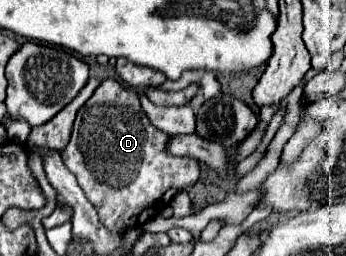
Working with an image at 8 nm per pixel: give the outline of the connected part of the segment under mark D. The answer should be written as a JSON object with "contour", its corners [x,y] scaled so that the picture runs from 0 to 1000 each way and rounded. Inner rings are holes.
{"contour":[[[303,309],[275,348],[263,387],[228,426],[217,488],[211,488],[205,551],[182,582],[182,637],[223,691],[228,730],[246,746],[251,777],[280,816],[286,863],[321,910],[367,902],[367,887],[413,887],[436,848],[454,848],[471,824],[471,809],[488,801],[512,738],[535,738],[569,707],[575,691],[569,629],[552,613],[488,605],[477,590],[483,551],[488,551],[488,527],[471,512],[454,512],[419,457],[402,402],[402,363],[379,340],[350,332],[332,309]]]}

